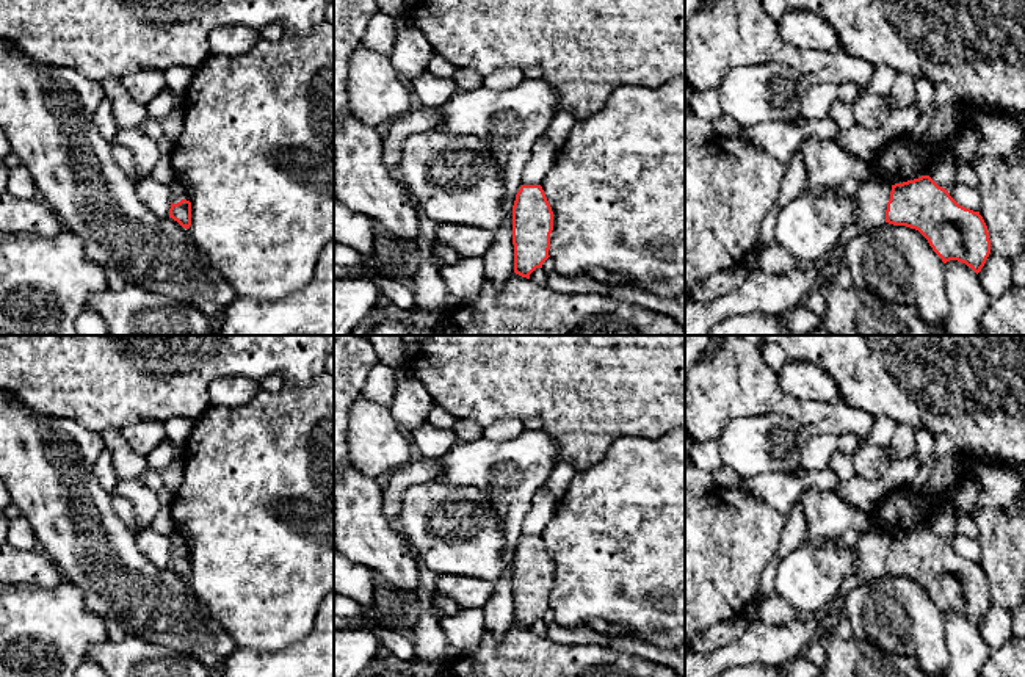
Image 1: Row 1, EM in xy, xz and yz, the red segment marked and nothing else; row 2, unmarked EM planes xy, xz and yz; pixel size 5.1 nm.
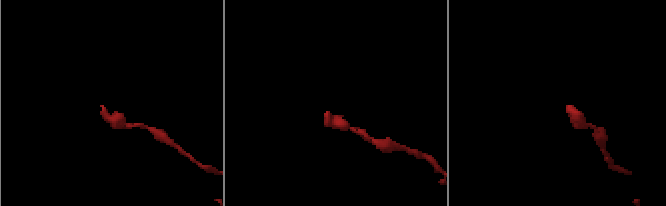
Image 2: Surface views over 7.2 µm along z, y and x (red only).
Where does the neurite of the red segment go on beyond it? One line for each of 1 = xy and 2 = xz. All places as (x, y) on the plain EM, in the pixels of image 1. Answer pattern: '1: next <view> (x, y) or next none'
1: next xy (177, 543)
2: next xz (543, 508)

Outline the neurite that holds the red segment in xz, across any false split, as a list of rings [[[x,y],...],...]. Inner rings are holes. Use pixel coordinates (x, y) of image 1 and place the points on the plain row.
[[[539,489],[522,522],[522,538],[512,556],[514,624],[530,630],[550,608],[553,563],[541,538],[555,516],[560,498]]]

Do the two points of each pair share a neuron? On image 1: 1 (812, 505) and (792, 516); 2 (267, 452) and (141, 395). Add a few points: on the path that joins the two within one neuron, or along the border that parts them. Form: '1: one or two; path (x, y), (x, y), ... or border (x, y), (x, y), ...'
1: two; border (798, 500), (804, 517), (804, 541)
2: two; border (210, 405), (196, 420)

